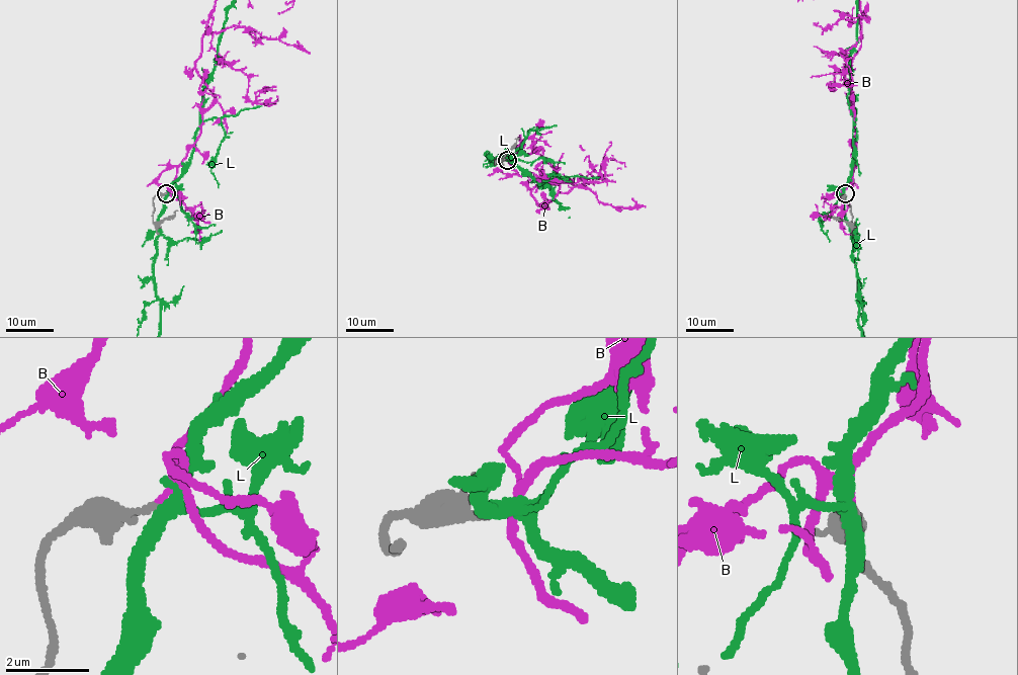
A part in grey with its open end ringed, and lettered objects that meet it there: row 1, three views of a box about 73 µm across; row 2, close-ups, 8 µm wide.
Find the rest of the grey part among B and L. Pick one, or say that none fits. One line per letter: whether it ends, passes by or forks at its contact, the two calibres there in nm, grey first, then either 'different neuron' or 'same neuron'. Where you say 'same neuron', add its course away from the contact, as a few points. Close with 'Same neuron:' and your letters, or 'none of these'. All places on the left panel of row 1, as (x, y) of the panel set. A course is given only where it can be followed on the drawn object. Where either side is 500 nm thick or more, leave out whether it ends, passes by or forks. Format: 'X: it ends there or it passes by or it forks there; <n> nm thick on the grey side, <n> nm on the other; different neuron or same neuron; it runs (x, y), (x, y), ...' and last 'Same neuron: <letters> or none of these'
B: it passes by; 240 nm thick on the grey side, 140 nm on the other; same neuron
L: it forks there; 240 nm thick on the grey side, 240 nm on the other; different neuron
Same neuron: B

